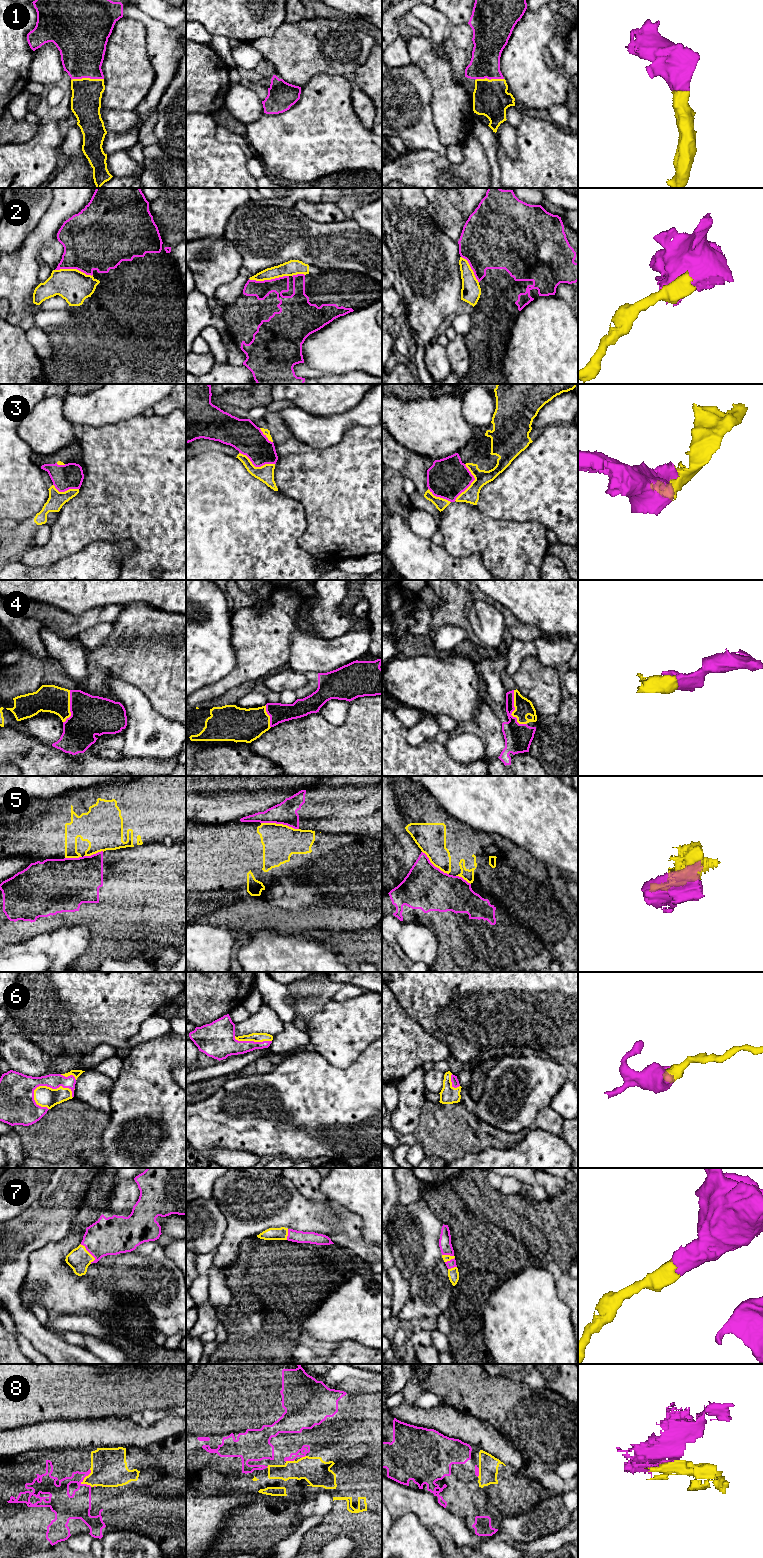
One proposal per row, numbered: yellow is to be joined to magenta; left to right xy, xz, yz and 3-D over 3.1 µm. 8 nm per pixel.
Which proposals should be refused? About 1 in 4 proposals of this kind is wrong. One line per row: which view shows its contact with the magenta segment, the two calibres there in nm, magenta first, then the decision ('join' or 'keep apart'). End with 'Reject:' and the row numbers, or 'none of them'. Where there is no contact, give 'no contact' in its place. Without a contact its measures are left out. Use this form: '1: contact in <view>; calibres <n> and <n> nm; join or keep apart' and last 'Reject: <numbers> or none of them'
1: contact in xy; calibres 380 and 240 nm; join
2: contact in xz; calibres 140 and 130 nm; keep apart
3: contact in xz; calibres 240 and 140 nm; join
4: contact in yz; calibres 220 and 140 nm; join
5: contact in xz; calibres 180 and 280 nm; keep apart
6: contact in xy; calibres 170 and 170 nm; join
7: contact in xy; calibres 300 and 180 nm; join
8: contact in xy; calibres 200 and 280 nm; join
Reject: 2, 5

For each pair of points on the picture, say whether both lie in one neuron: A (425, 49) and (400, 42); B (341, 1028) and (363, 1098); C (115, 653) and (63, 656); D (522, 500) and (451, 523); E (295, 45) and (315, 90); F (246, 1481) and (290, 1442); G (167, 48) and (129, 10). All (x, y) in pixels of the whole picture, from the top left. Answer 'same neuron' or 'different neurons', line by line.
A: different neurons
B: different neurons
C: different neurons
D: different neurons
E: different neurons
F: same neuron
G: same neuron

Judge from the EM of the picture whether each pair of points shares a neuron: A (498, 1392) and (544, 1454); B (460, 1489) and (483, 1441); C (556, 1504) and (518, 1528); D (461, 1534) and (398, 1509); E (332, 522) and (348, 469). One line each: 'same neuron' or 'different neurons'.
A: same neuron
B: different neurons
C: same neuron
D: same neuron
E: same neuron

